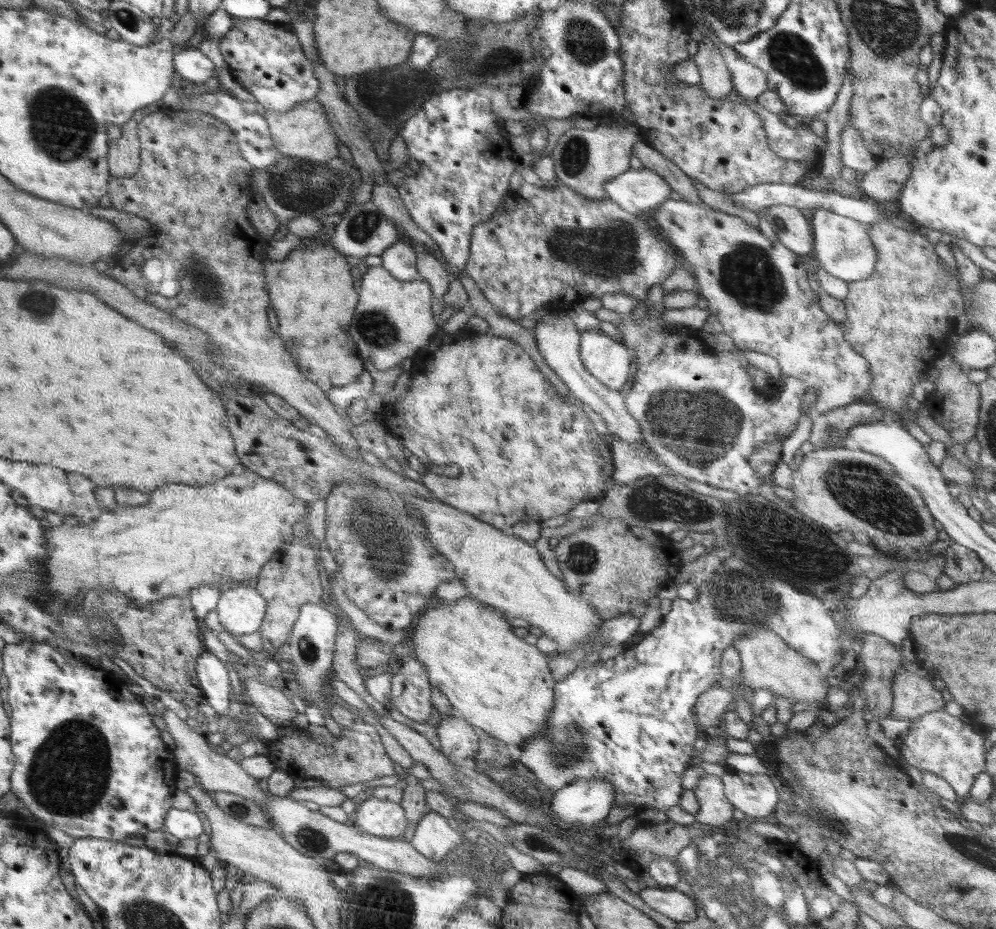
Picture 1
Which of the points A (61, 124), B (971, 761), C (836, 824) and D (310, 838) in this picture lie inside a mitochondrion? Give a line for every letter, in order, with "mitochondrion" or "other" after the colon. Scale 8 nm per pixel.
A: mitochondrion
B: other
C: mitochondrion
D: mitochondrion

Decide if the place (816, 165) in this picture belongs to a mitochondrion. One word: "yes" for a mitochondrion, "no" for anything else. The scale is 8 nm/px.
no

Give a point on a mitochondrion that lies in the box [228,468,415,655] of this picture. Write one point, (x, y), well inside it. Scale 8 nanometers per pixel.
(390, 561)

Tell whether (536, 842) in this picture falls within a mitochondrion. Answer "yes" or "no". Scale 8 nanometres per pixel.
yes

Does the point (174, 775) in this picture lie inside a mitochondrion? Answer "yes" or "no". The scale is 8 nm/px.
no

